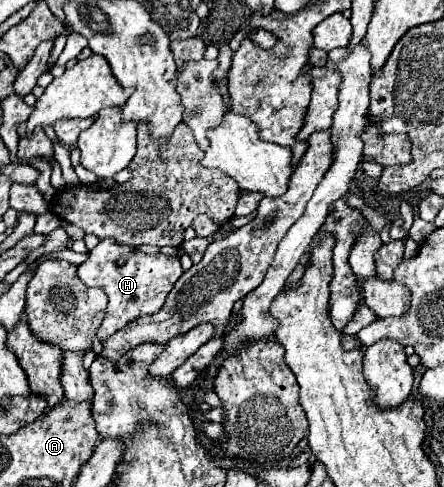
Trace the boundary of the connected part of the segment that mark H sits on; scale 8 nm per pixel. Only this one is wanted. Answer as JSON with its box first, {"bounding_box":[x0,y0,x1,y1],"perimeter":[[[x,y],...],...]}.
{"bounding_box":[79,238,183,340],"perimeter":[[[103,238],[89,254],[89,258],[79,266],[79,278],[85,286],[99,286],[109,298],[101,326],[97,328],[97,338],[105,340],[115,334],[127,322],[137,320],[145,314],[155,314],[163,304],[175,282],[181,278],[183,268],[179,258],[165,254],[143,254],[131,246],[121,246],[113,238]]]}

